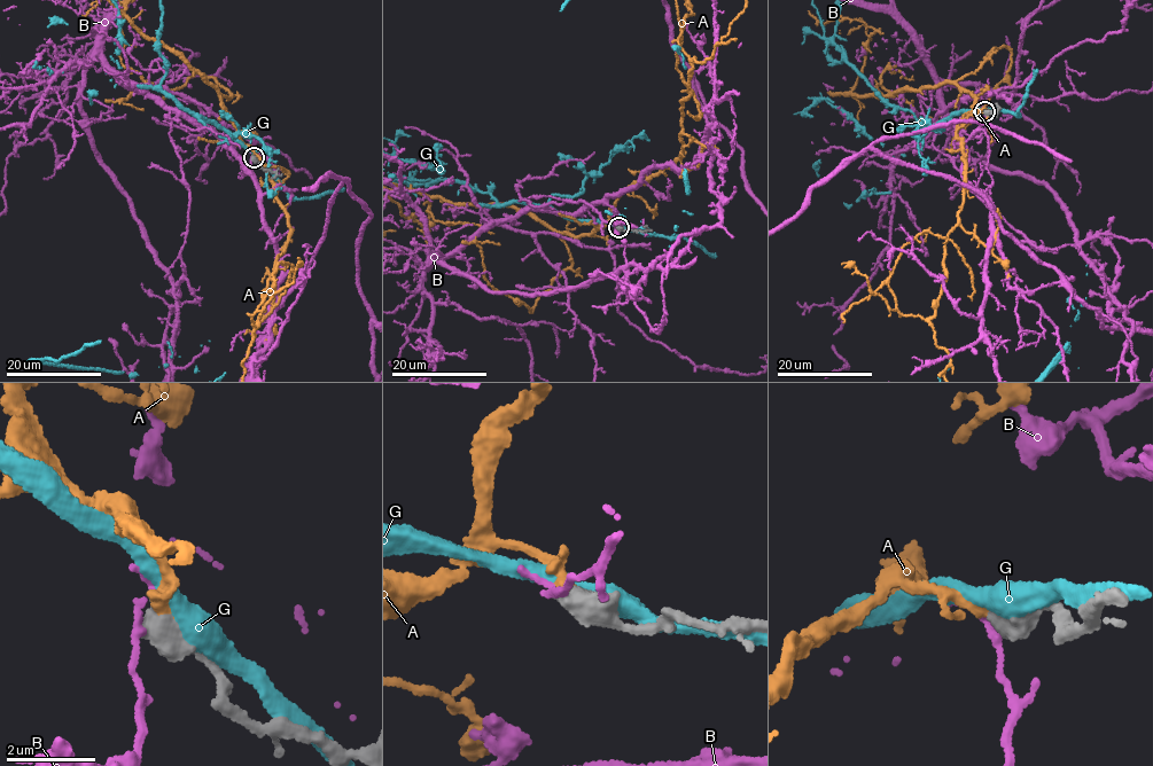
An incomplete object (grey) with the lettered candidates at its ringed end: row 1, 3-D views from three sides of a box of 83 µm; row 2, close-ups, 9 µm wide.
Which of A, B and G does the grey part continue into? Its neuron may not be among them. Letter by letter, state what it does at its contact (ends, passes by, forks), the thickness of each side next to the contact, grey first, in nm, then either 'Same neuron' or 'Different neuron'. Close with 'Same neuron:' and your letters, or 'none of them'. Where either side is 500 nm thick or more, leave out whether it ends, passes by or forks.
A: Thickness 600 nm (grey) against 240 nm. Same neuron
B: Thickness 550 nm (grey) against 120 nm. Different neuron
G: Thickness 700 nm (grey) against 440 nm. Different neuron
Same neuron: A

